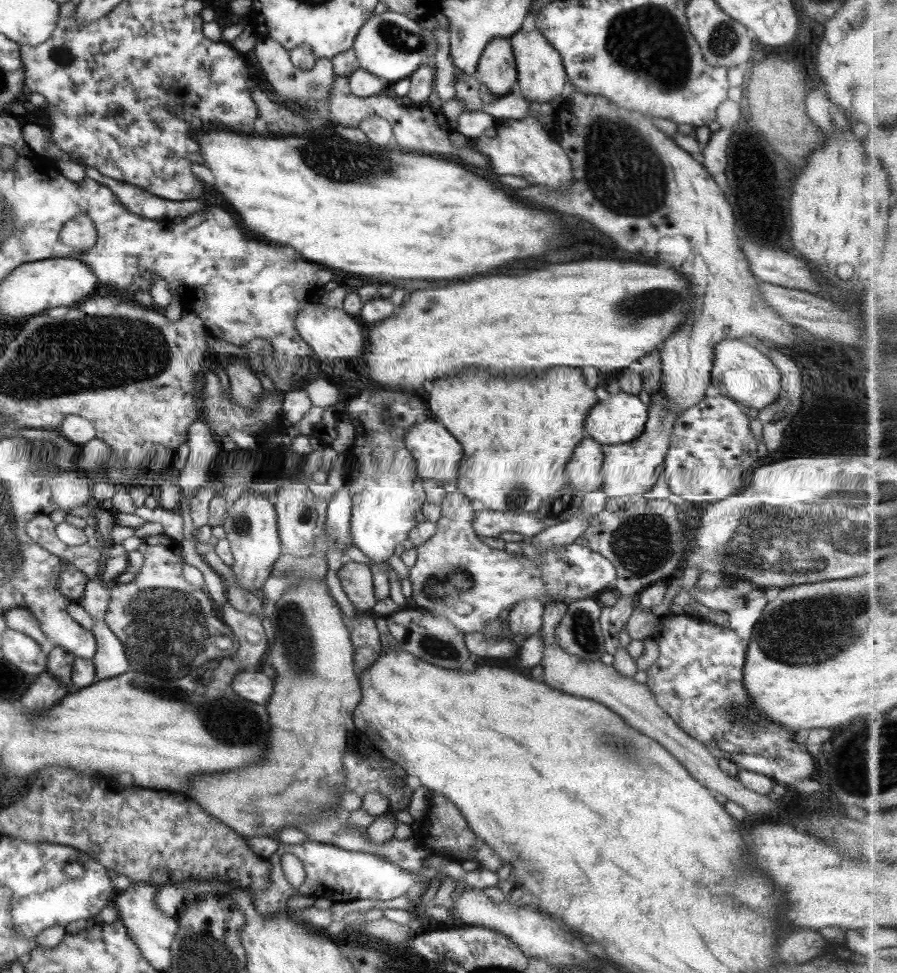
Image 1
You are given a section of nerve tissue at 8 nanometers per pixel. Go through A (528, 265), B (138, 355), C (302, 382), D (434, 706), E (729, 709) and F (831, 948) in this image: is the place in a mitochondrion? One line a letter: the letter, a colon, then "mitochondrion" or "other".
A: other
B: mitochondrion
C: other
D: other
E: mitochondrion
F: other

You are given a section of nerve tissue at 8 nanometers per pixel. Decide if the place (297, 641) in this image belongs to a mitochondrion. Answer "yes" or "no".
yes

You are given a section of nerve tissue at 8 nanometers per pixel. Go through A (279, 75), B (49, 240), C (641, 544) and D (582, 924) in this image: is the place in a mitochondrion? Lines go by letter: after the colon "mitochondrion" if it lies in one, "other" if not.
A: mitochondrion
B: other
C: mitochondrion
D: other

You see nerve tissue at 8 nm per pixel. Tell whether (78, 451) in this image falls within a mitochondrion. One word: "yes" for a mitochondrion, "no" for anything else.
no

